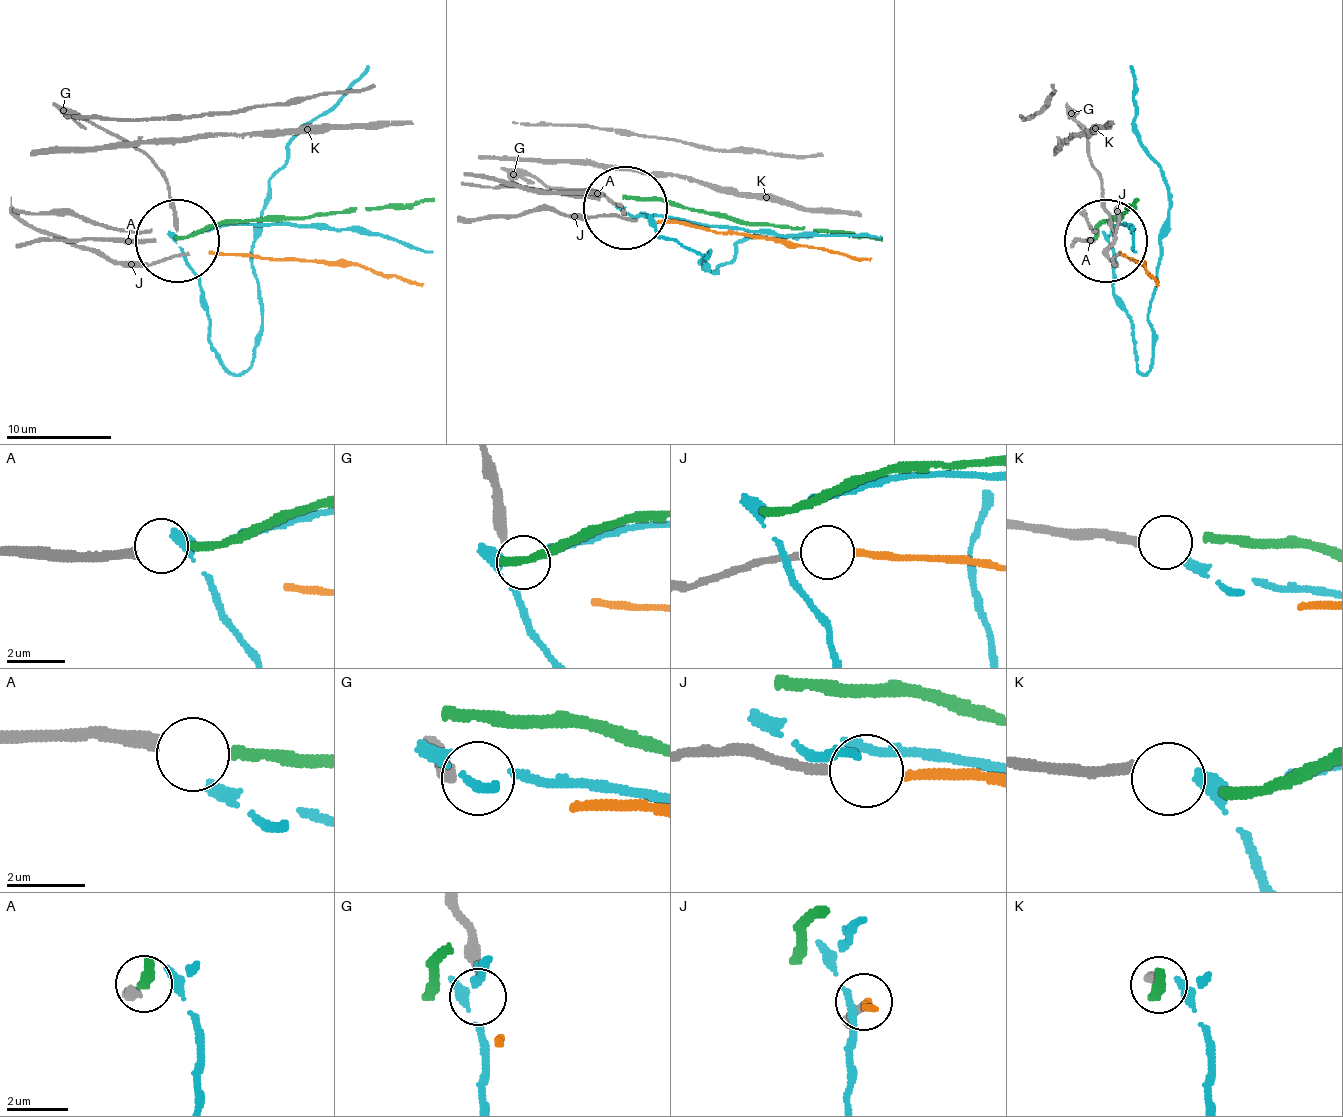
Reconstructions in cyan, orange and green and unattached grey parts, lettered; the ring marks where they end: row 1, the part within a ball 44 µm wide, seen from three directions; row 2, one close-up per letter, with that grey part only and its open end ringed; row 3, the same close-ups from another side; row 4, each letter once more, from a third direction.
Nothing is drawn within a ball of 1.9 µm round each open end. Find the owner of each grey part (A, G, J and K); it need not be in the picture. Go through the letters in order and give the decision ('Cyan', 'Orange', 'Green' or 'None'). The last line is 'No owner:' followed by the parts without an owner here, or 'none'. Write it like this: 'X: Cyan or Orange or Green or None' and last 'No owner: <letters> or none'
A: Green
G: None
J: Orange
K: Cyan
No owner: G

